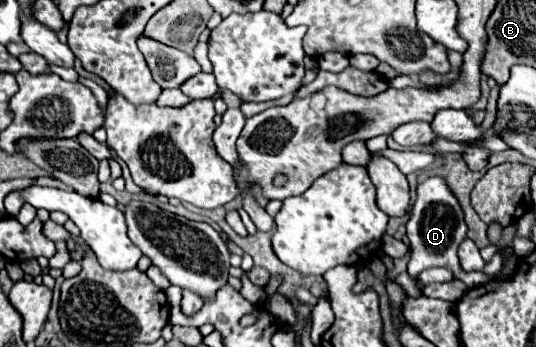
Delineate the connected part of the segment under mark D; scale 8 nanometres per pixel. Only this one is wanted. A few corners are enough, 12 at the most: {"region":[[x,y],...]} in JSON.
{"region":[[442,177],[418,185],[408,227],[408,273],[446,267],[474,288],[514,275],[464,272],[464,213]]}

